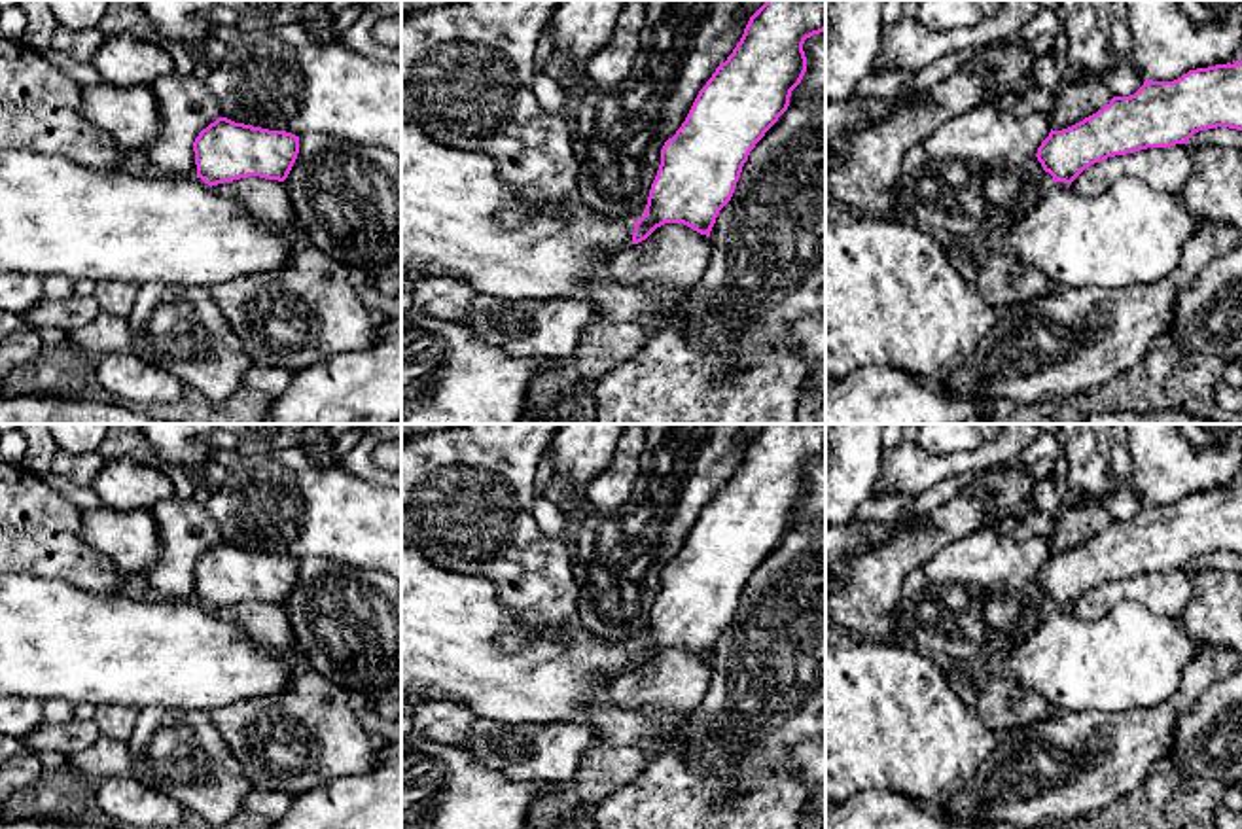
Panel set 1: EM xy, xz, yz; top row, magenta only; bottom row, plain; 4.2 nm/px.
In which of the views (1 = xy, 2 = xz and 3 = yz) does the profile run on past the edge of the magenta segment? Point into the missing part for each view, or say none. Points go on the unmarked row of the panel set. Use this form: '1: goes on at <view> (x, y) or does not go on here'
1: does not go on here
2: does not go on here
3: does not go on here

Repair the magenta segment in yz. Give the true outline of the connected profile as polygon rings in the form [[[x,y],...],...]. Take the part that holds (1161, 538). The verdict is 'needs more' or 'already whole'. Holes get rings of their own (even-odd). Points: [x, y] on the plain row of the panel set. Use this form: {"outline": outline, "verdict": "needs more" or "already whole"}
{"outline": [[[1242,485],[1189,494],[1174,505],[1145,503],[1134,519],[1113,520],[1068,553],[1051,553],[1036,581],[1053,606],[1072,608],[1085,592],[1108,581],[1187,568],[1195,556],[1217,551],[1242,555]]], "verdict": "already whole"}

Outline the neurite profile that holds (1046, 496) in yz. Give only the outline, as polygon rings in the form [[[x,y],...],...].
[[[1041,481],[1034,486],[1034,502],[1036,505],[1047,513],[1047,515],[1056,515],[1060,511],[1060,498],[1056,494],[1056,488],[1053,481]]]

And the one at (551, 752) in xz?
[[[477,717],[462,748],[511,780],[568,785],[591,742],[591,729],[576,721],[507,725]]]

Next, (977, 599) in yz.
[[[985,526],[952,541],[905,575],[897,604],[901,636],[894,642],[932,659],[960,661],[979,670],[998,662],[1043,621],[1049,606],[1036,577],[1049,556],[1051,541],[1045,538],[1019,543]]]

